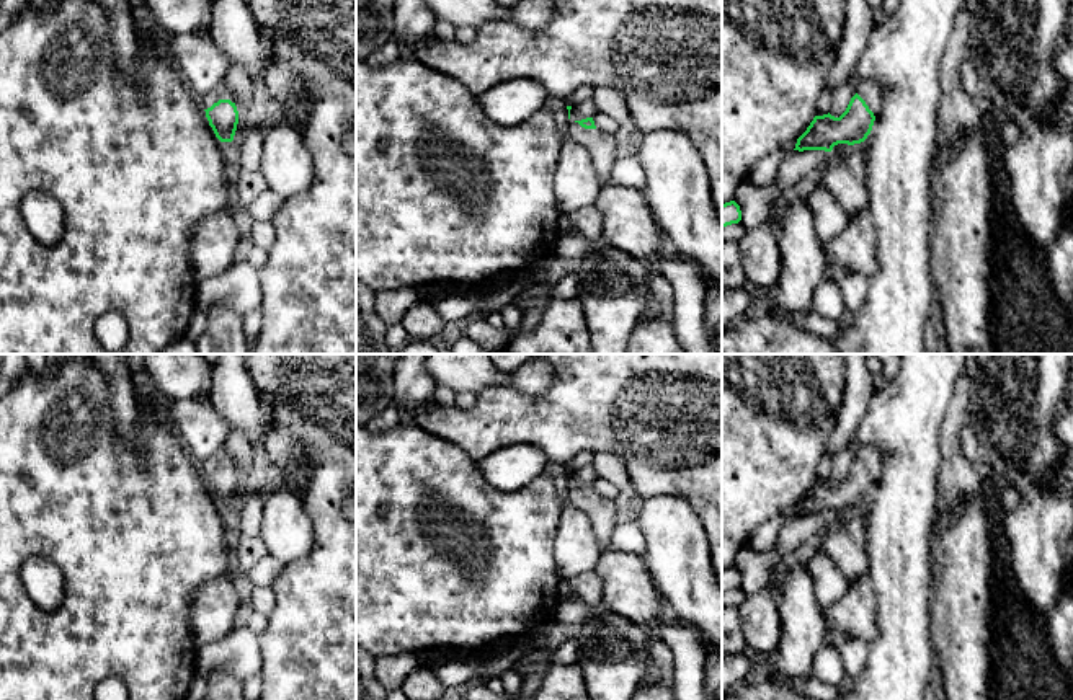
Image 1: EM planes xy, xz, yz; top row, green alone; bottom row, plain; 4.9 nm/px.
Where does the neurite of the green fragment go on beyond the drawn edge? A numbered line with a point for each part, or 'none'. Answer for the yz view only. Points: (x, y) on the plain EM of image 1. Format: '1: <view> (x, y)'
1: yz (869, 457)

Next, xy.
1: xy (221, 457)

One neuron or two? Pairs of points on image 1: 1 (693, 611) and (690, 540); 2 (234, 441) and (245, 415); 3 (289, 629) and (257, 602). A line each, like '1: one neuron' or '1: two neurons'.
1: one neuron
2: two neurons
3: two neurons

